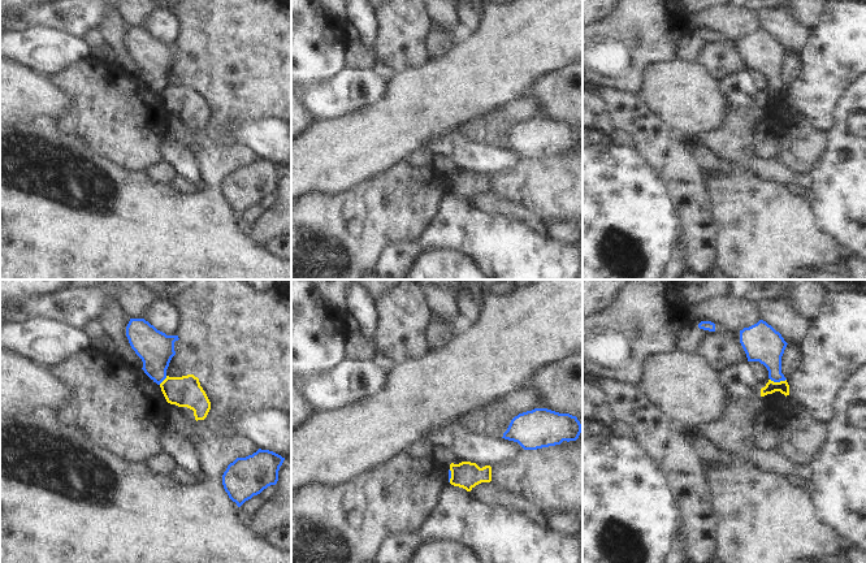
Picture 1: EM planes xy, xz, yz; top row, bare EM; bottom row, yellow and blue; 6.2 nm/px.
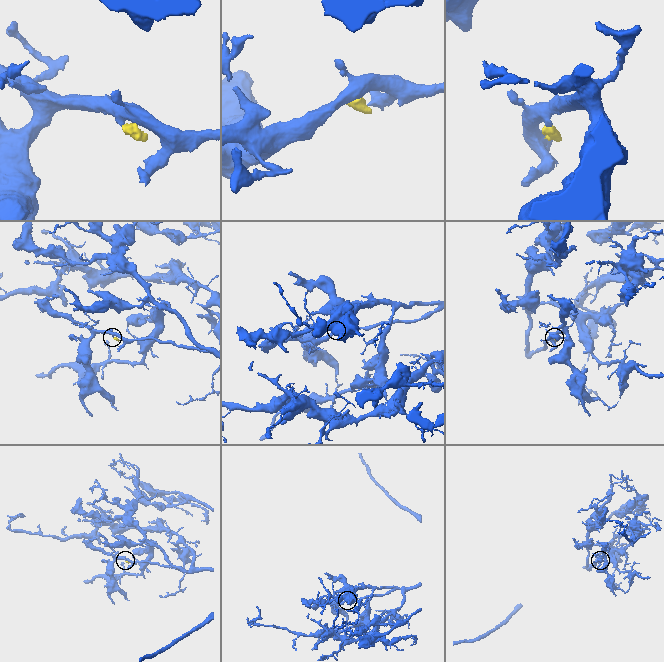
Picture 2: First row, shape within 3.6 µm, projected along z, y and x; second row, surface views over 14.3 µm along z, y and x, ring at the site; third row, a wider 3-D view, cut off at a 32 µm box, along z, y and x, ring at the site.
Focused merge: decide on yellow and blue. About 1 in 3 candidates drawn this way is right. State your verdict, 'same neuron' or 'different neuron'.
different neuron

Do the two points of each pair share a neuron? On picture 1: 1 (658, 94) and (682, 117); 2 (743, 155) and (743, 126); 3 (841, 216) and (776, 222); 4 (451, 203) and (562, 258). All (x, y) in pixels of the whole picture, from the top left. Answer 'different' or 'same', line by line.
1: same
2: same
3: different
4: same

